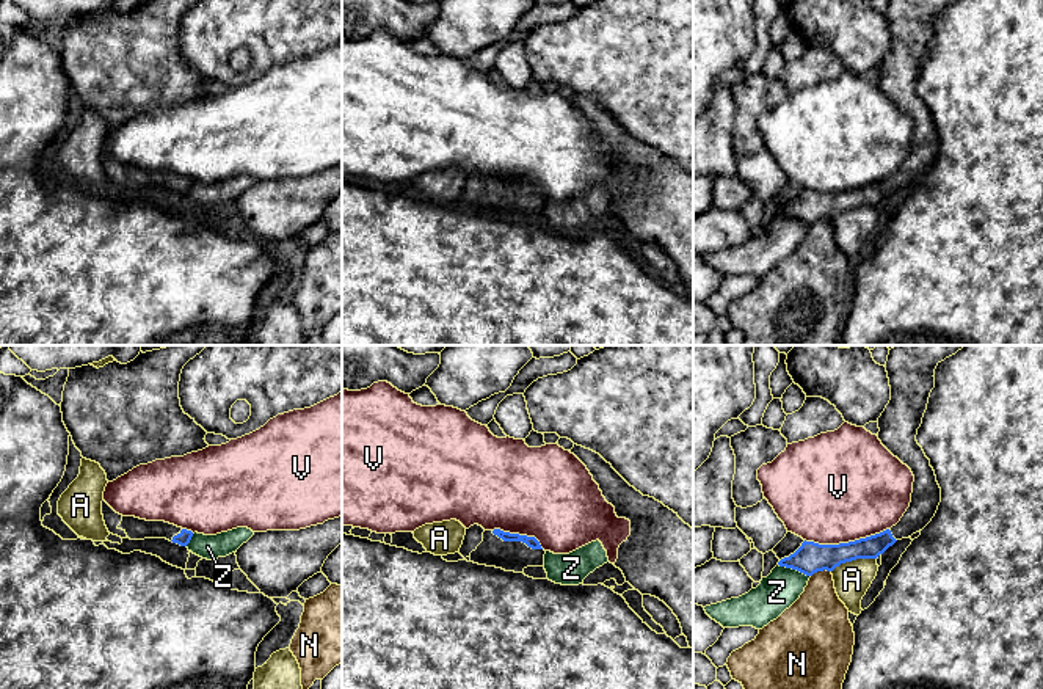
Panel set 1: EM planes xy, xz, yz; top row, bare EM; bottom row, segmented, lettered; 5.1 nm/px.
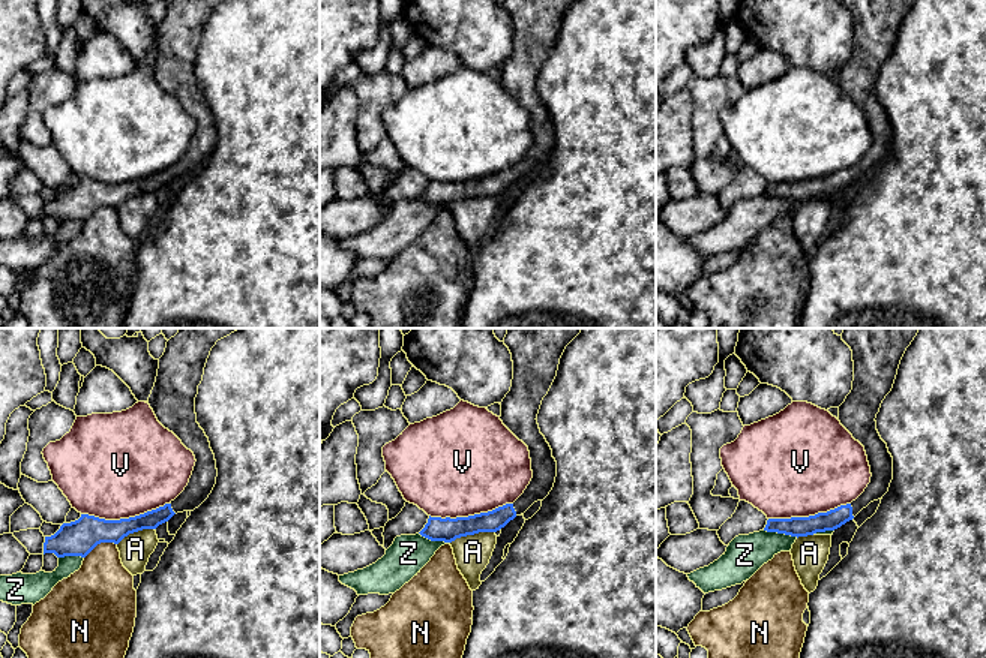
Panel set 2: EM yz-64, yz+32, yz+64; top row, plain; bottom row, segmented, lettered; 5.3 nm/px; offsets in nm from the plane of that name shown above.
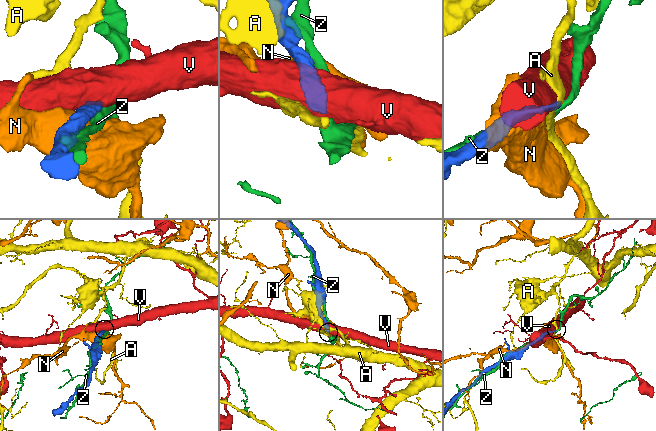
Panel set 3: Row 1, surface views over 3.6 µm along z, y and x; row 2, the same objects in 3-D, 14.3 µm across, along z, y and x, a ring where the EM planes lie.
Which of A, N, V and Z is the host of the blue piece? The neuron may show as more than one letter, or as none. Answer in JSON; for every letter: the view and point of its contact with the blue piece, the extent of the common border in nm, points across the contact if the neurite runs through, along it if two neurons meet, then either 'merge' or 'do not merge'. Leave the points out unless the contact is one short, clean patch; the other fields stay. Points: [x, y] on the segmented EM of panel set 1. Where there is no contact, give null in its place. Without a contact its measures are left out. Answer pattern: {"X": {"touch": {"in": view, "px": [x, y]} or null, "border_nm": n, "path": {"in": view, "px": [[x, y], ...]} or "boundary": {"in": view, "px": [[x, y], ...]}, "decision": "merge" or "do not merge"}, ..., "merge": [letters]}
{"A": {"touch": {"in": "yz", "px": [854, 559]}, "border_nm": 240, "decision": "do not merge"}, "N": {"touch": {"in": "yz", "px": [821, 570]}, "border_nm": 110, "decision": "do not merge"}, "V": {"touch": {"in": "yz", "px": [846, 543]}, "border_nm": 440, "decision": "do not merge"}, "Z": {"touch": {"in": "yz", "px": [794, 568]}, "border_nm": 180, "decision": "do not merge"}, "merge": []}

